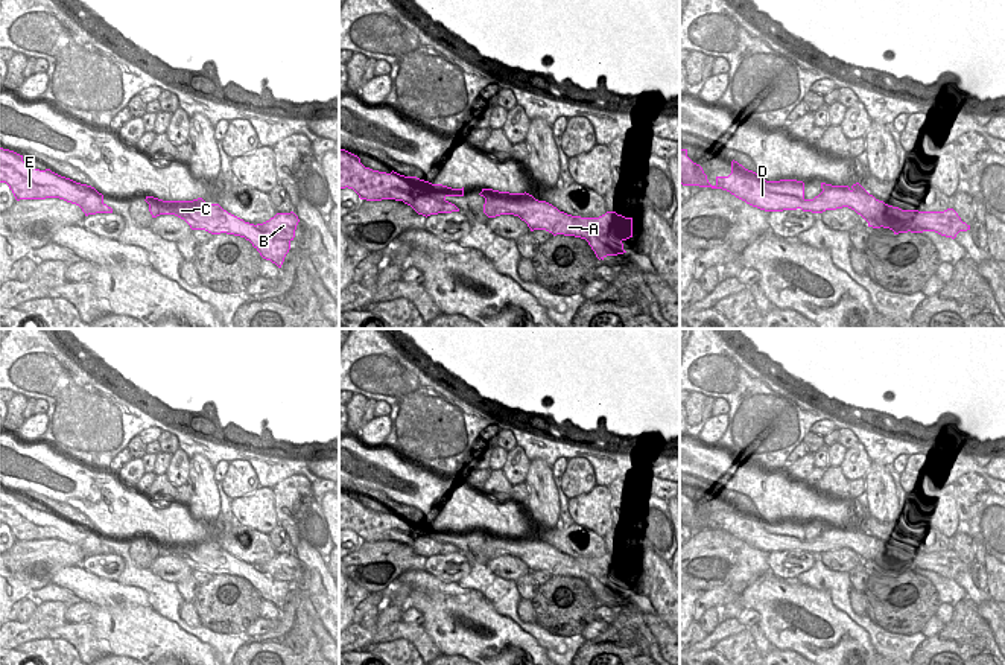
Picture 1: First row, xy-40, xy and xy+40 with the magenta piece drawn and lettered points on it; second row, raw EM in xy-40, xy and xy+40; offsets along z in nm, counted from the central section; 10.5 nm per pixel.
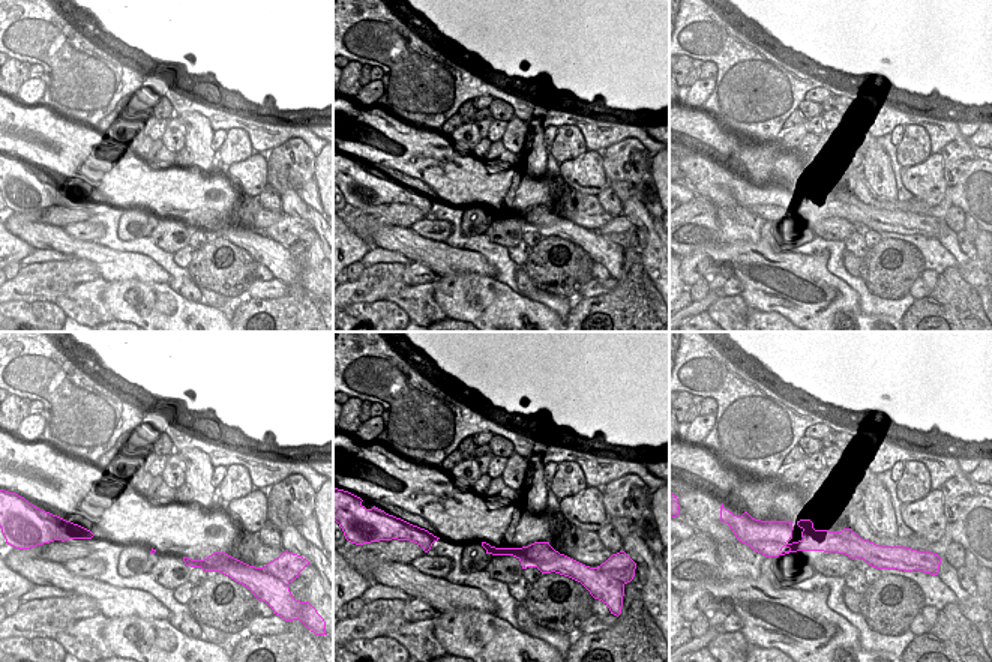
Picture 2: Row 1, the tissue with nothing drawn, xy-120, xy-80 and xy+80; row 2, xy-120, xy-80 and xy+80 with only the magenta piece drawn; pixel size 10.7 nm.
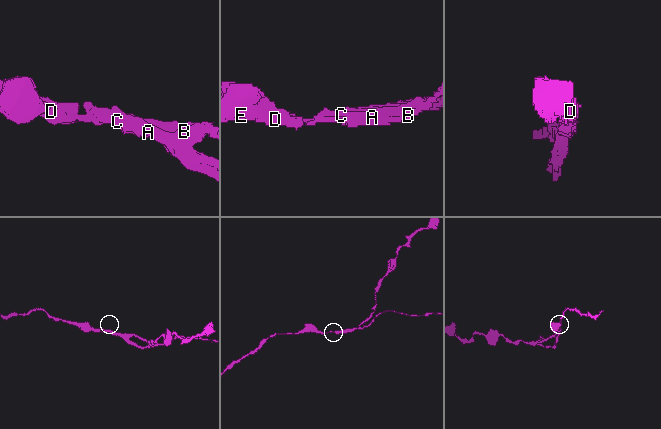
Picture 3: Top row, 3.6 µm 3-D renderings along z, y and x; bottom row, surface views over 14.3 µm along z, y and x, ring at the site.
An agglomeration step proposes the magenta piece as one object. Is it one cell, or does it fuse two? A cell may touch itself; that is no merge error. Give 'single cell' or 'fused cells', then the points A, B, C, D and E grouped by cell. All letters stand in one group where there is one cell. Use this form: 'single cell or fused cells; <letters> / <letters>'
fused cells; A C D E / B

